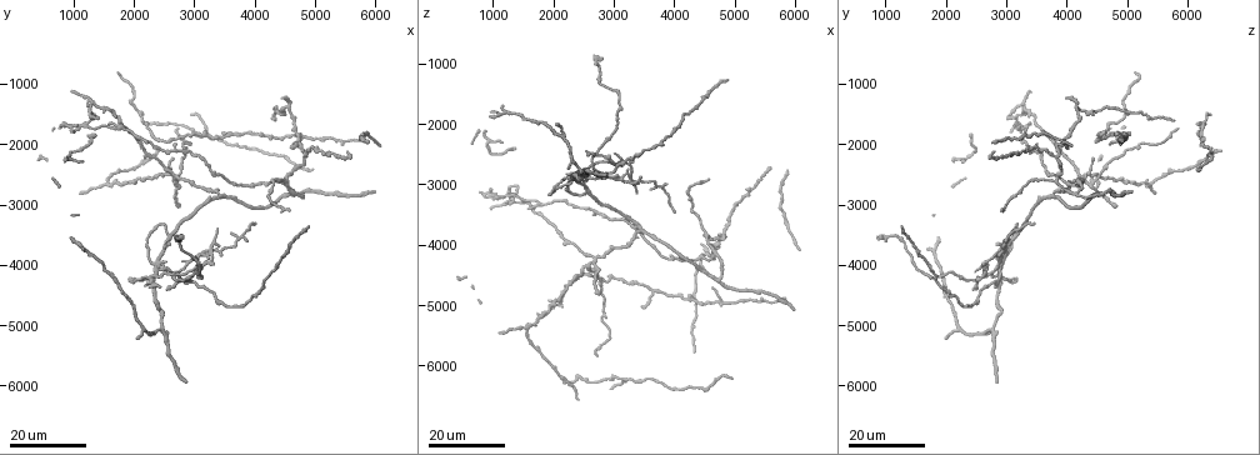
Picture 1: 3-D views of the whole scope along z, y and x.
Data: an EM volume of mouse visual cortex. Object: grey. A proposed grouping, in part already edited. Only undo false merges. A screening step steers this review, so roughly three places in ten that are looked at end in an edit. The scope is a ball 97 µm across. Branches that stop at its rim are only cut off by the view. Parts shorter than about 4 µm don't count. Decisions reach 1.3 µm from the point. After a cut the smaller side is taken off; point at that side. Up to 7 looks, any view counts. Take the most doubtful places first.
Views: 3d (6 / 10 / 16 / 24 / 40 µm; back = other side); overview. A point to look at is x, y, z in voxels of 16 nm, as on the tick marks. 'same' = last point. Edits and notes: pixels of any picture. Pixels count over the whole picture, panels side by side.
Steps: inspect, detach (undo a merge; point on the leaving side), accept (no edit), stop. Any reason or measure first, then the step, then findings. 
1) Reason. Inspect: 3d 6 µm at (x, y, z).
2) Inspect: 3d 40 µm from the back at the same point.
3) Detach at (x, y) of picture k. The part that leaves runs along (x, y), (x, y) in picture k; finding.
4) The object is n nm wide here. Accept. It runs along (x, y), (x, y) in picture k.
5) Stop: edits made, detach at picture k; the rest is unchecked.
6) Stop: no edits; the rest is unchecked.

Two arms in line, one across. Inspect: 3d 24 µm at (3200, 1850, 6250).

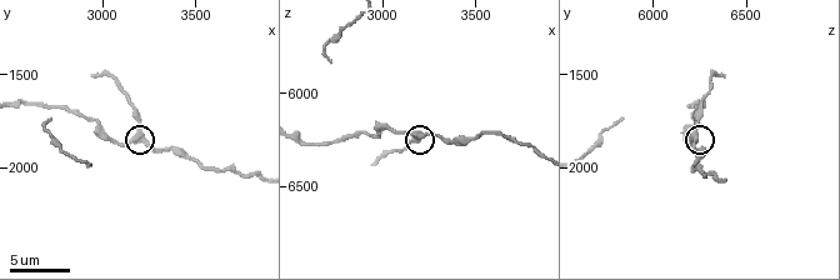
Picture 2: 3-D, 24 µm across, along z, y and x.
Inspect: 3d 10 µm at (3220, 1820, 6220).

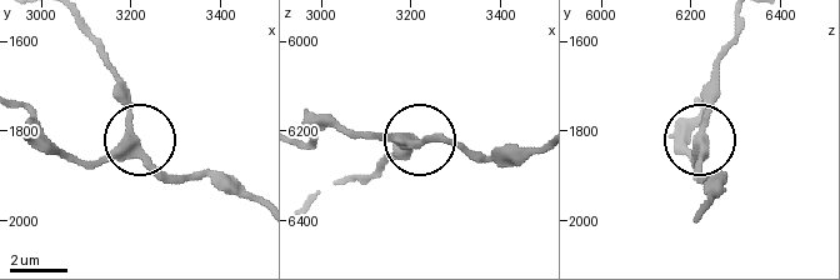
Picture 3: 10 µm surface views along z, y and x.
Inspect: 3d 10 µm from the back at (3200, 1810, 6225).

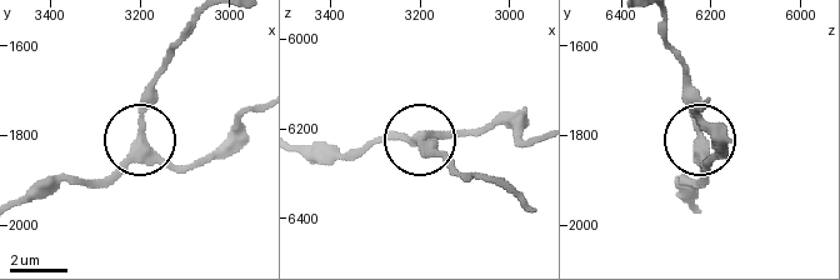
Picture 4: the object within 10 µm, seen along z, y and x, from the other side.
3 arms meet here. Accept. Continuous, no second cell.

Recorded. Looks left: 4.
Inspect: 3d 24 µm at (1550, 2650, 5350).

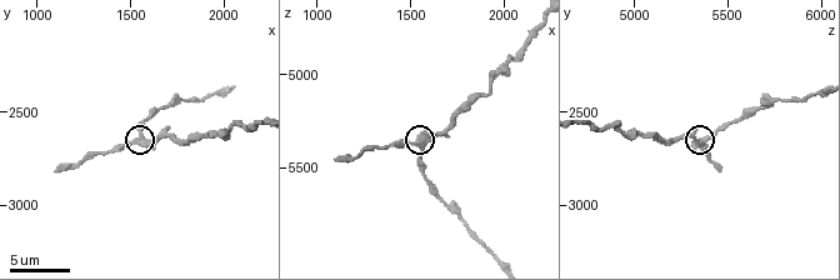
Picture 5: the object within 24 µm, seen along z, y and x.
Zoom in. Inspect: 3d 6 µm at (1580, 2640, 5400).

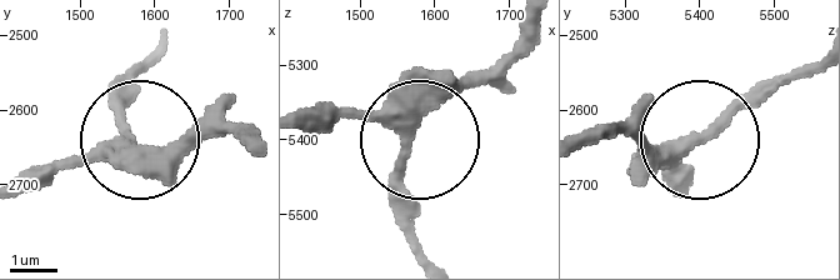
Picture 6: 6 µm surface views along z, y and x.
The side arm is 27 µm long. Accept. It runs along (581, 145), (618, 134), (689, 145), (793, 78) in picture 6; continuous, no second cell.

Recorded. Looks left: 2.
Inspect: 3d 24 µm at (2550, 2450, 4350).

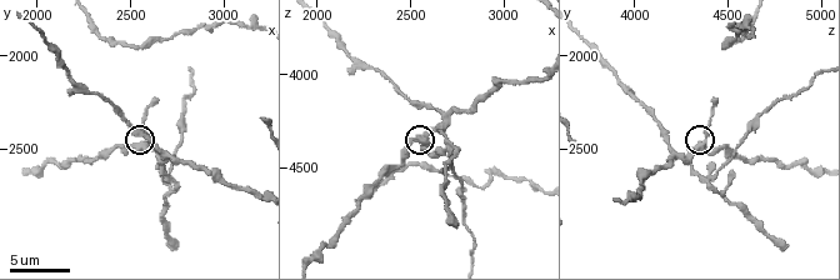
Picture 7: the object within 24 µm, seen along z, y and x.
Inspect: 3d 6 µm at (2560, 2480, 4360).

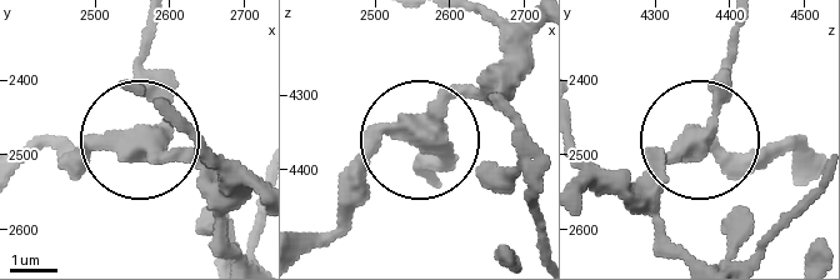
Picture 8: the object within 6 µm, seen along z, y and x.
The object is 370 nm wide here. Accept. It runs along (533, 34), (425, 129), (378, 153), (346, 209) in picture 8; continuous, no second cell.

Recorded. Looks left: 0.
Stop: no edits; the rest is unchecked.

